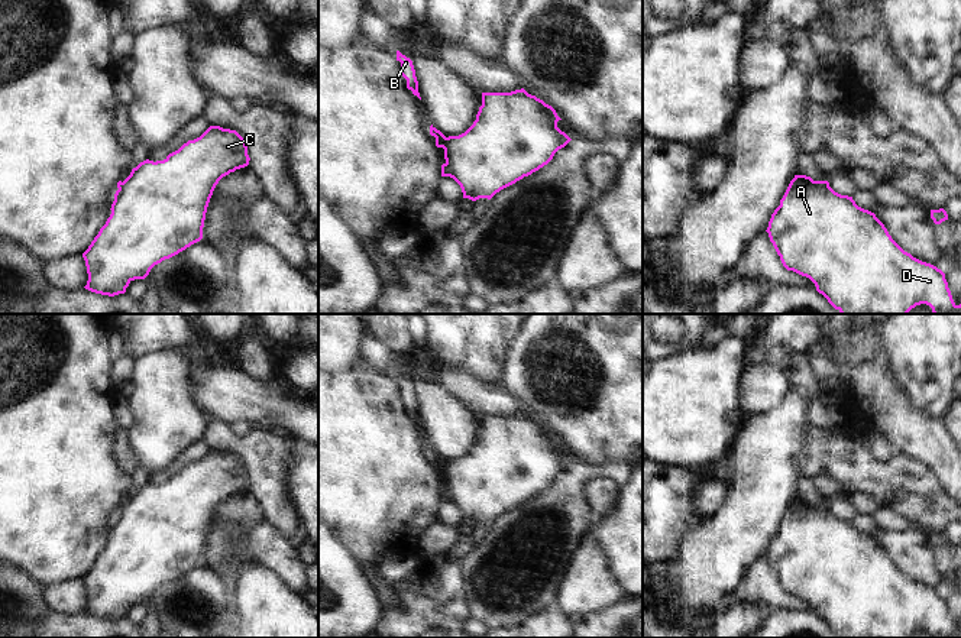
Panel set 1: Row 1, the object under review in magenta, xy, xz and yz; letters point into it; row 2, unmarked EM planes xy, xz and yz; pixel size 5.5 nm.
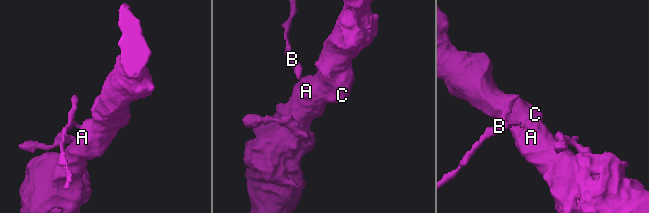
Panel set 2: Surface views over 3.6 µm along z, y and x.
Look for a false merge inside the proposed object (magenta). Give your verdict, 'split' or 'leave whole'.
split

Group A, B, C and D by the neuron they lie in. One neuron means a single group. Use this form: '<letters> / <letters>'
A C D / B

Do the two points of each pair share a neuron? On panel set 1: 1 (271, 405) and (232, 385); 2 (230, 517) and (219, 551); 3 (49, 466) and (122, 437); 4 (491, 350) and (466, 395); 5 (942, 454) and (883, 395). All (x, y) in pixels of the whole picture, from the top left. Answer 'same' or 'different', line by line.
1: same
2: same
3: different
4: different
5: same

